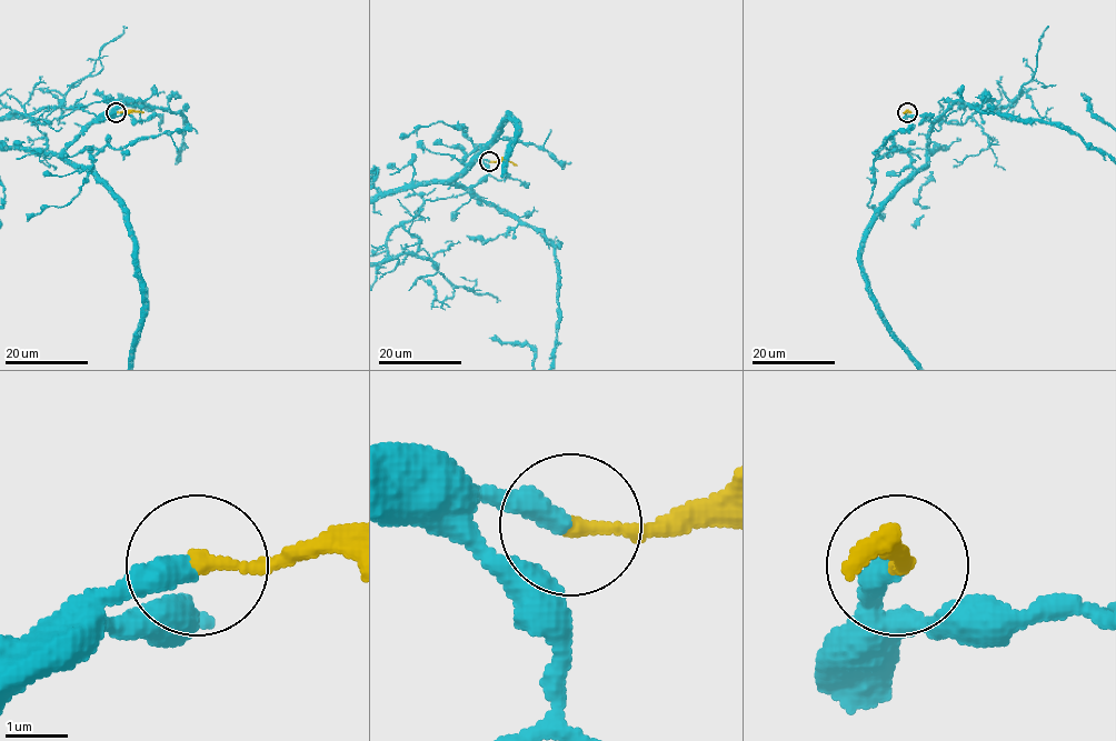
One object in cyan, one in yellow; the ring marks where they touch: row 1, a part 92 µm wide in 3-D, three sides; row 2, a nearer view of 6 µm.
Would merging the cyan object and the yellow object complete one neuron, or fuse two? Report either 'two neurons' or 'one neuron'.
one neuron

